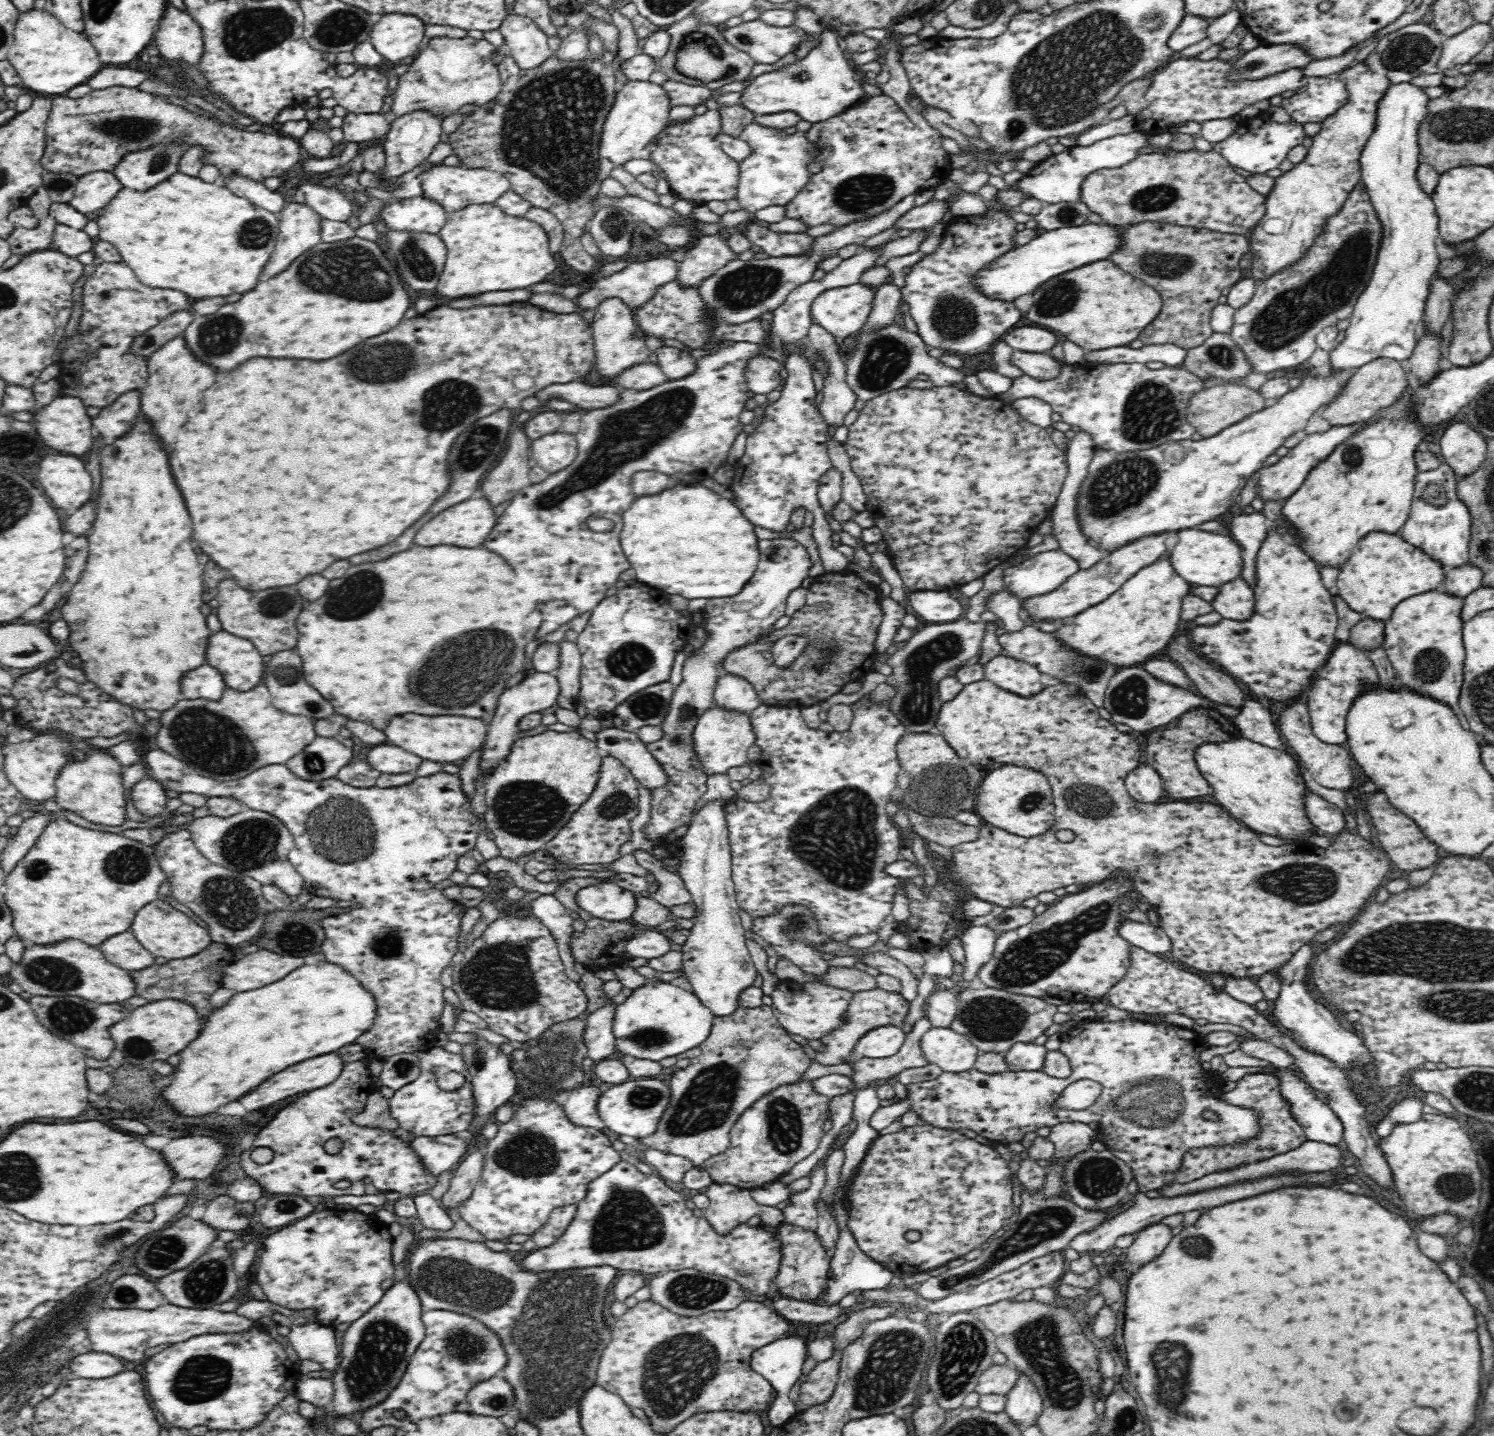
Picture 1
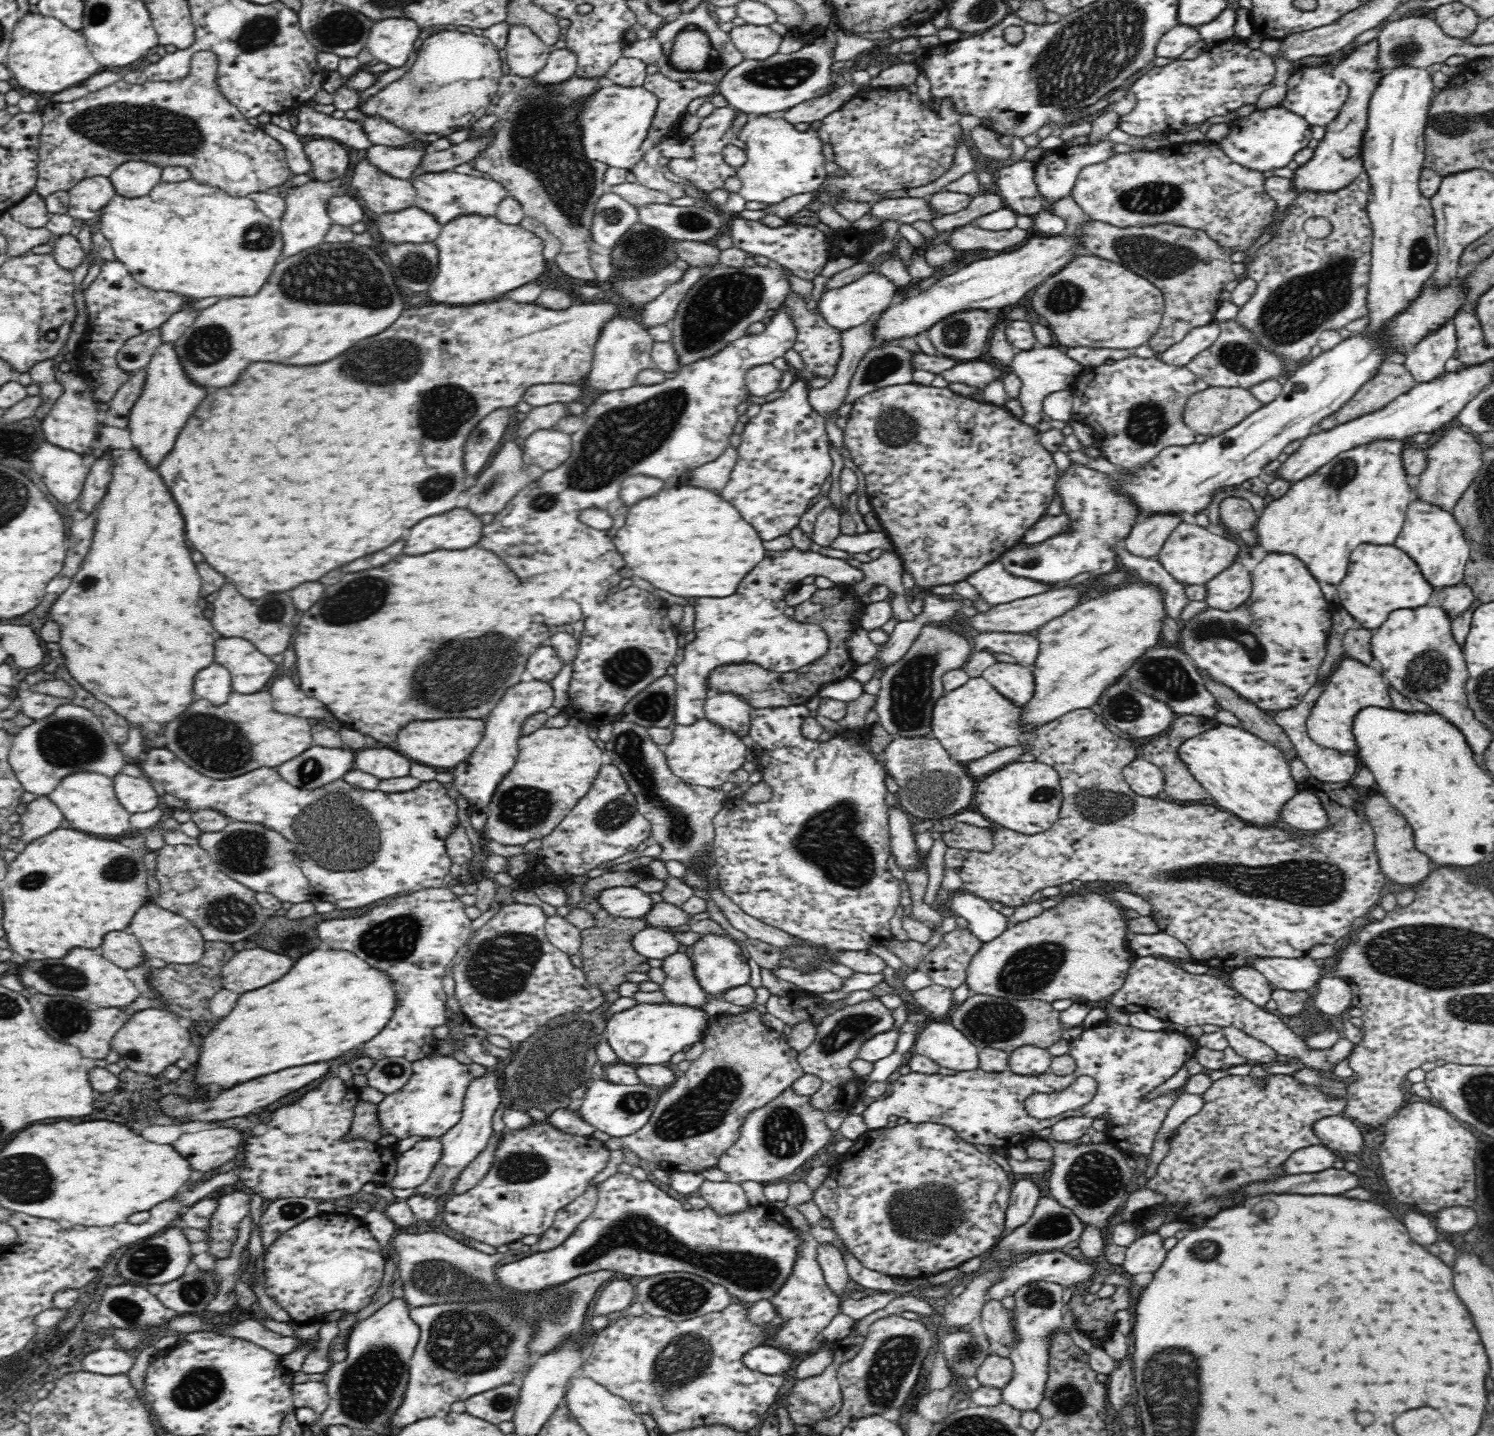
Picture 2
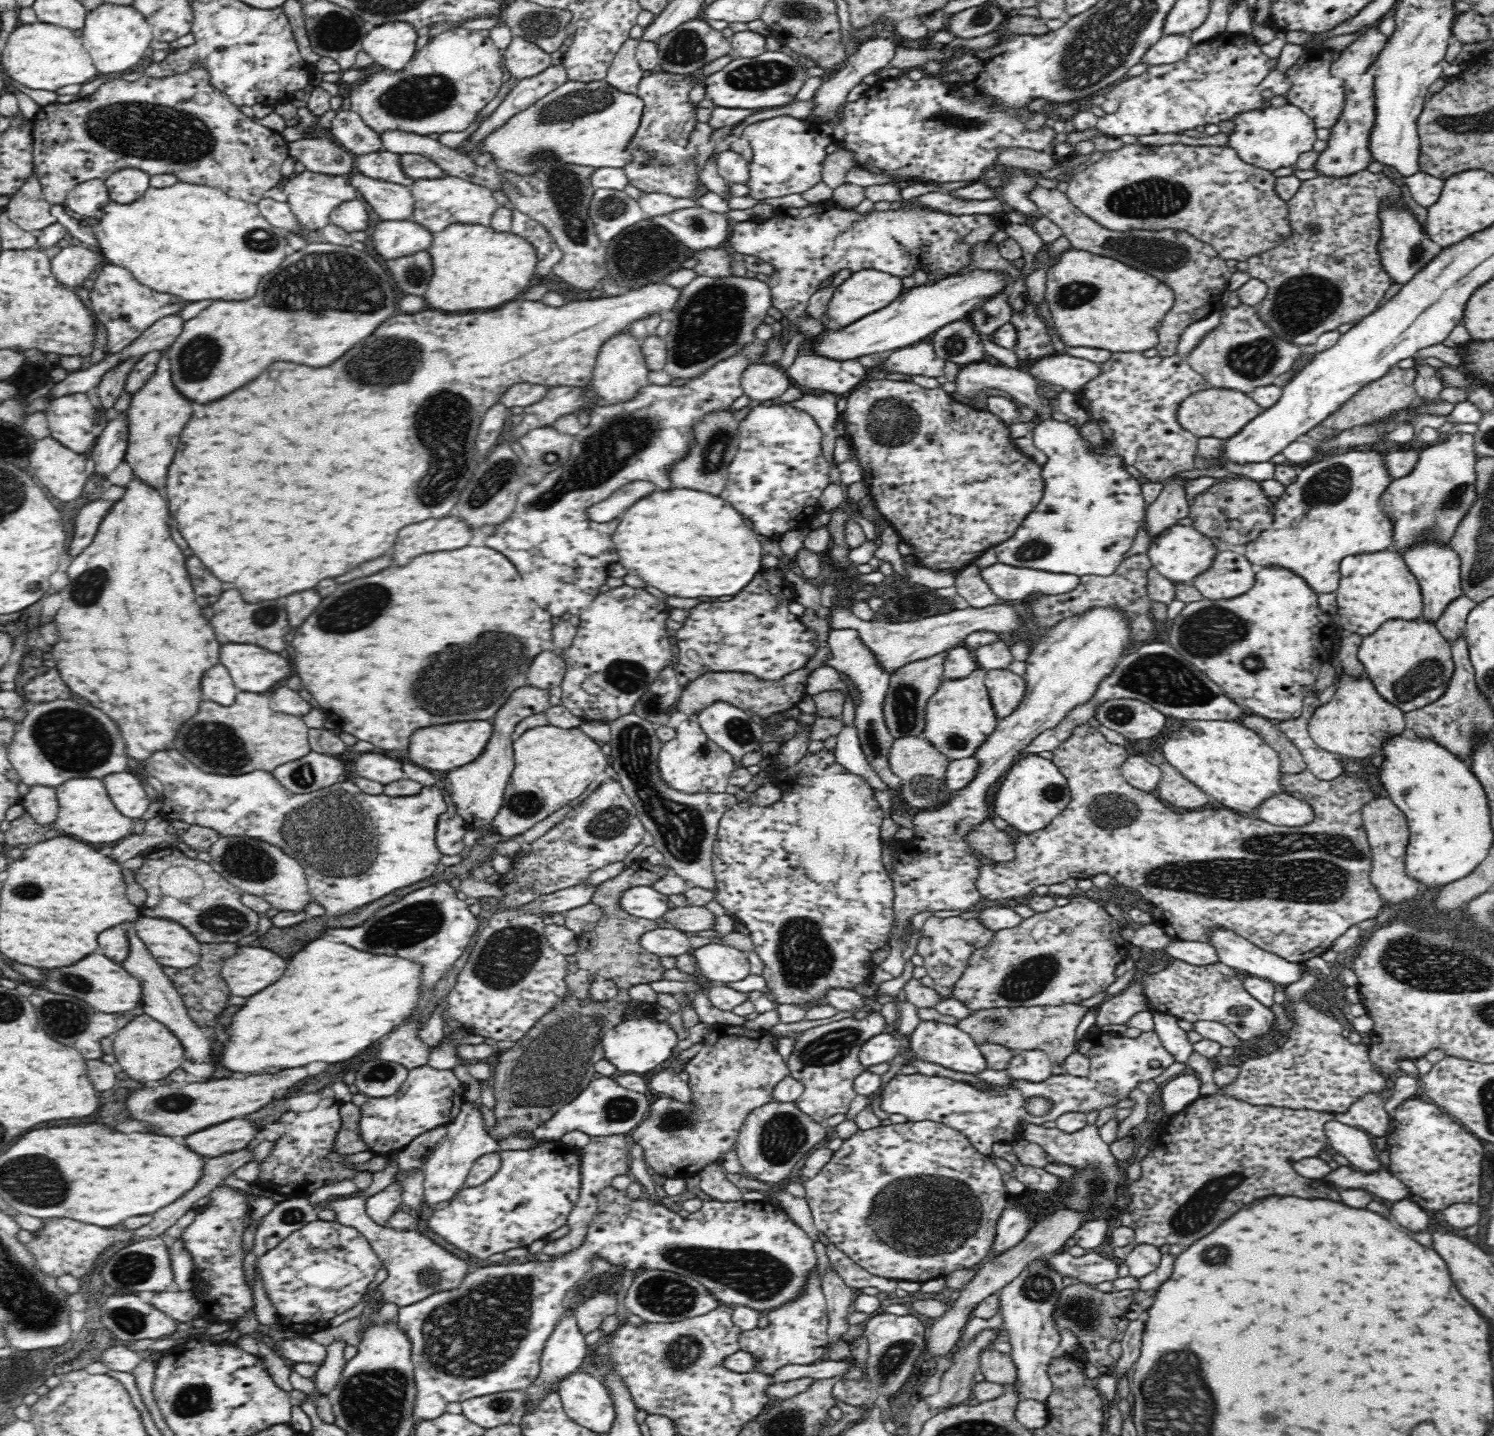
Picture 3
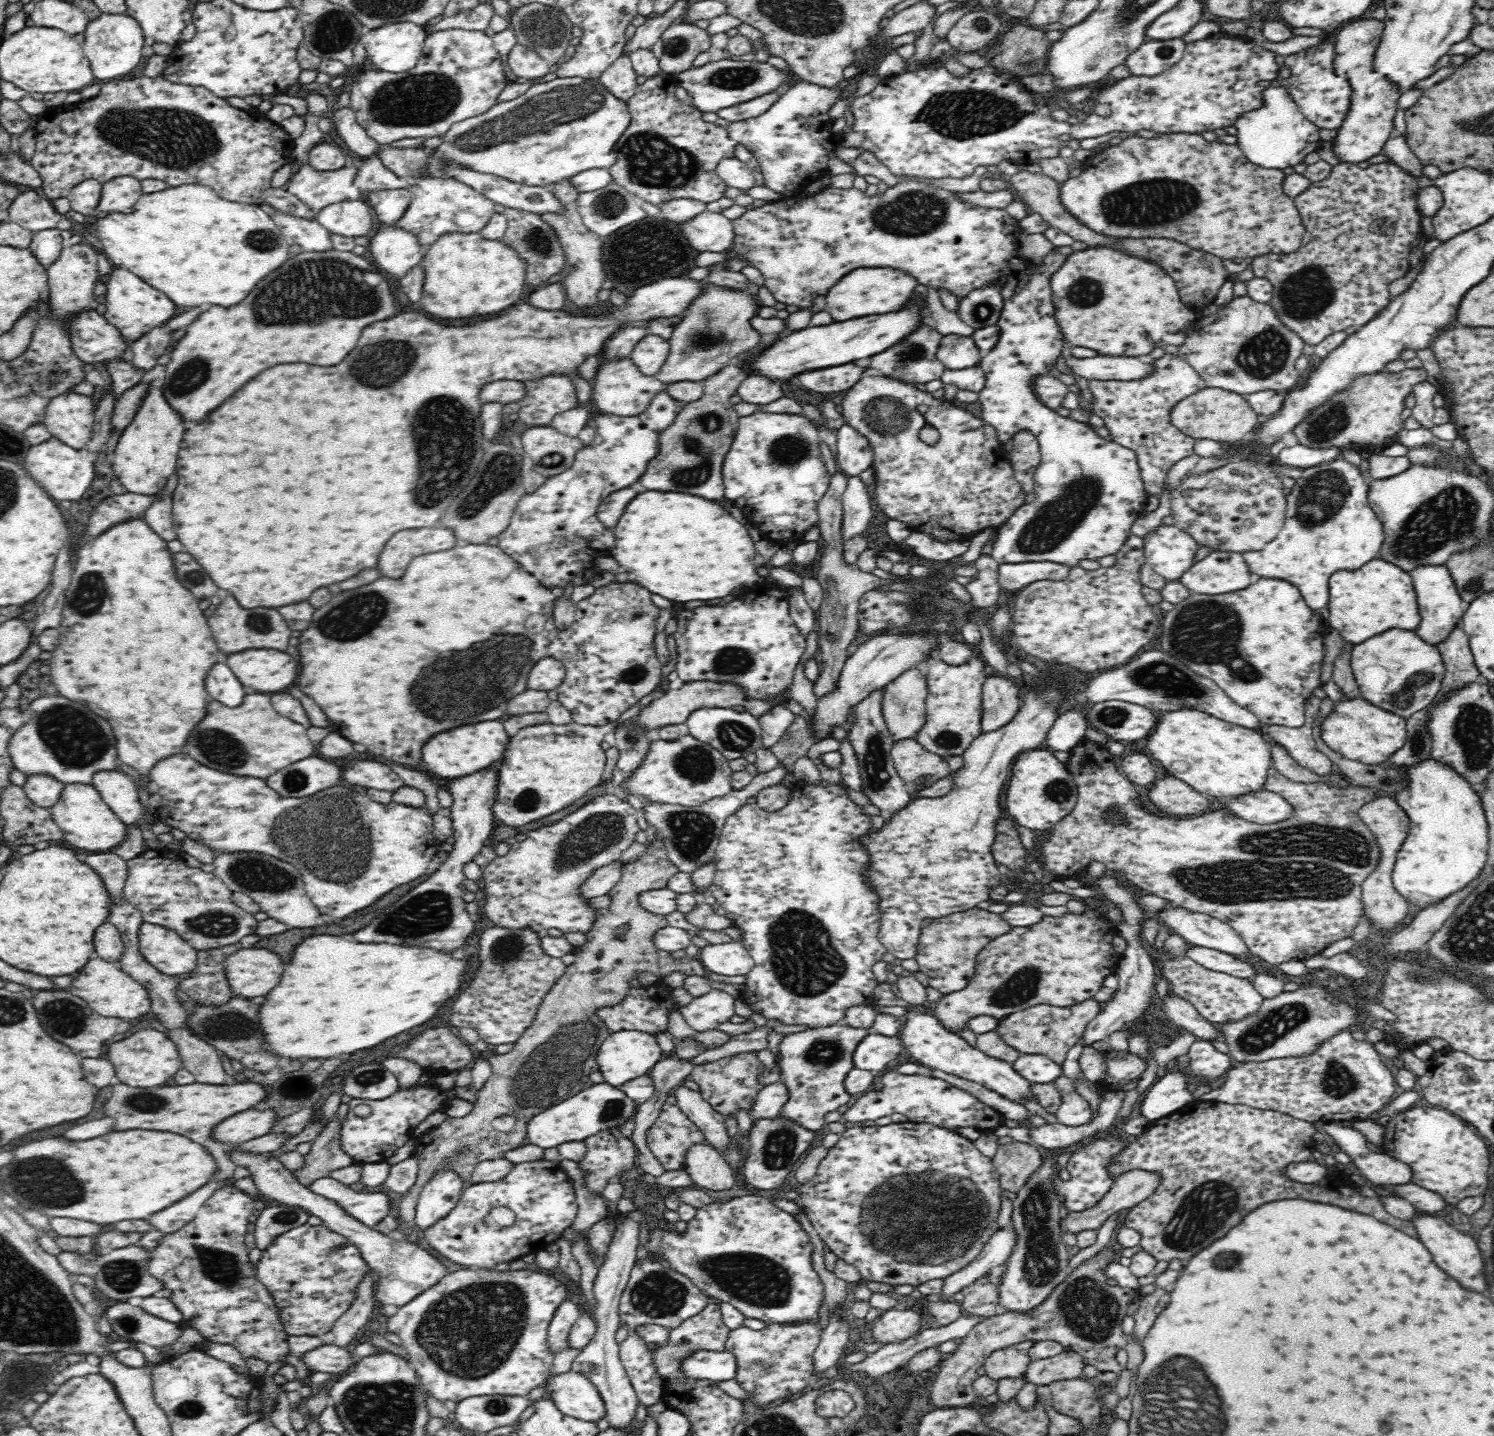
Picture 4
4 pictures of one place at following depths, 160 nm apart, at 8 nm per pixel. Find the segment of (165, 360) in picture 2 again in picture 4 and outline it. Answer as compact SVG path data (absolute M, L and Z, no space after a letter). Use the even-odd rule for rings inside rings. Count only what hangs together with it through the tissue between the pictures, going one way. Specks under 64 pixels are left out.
M161 381L148 384L146 396L133 421L122 432L116 452L112 456L113 472L128 493L156 495L166 486L168 478L176 470L180 442L186 428L180 414L176 414L176 410L172 410L172 406L168 404L161 386Z

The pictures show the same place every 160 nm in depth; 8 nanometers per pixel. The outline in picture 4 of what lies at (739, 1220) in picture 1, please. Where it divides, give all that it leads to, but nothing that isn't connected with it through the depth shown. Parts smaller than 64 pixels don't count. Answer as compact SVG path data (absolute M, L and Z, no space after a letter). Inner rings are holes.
M704 1144L692 1146L686 1154L685 1171L691 1176L693 1186L720 1192L734 1186L734 1176L722 1154Z

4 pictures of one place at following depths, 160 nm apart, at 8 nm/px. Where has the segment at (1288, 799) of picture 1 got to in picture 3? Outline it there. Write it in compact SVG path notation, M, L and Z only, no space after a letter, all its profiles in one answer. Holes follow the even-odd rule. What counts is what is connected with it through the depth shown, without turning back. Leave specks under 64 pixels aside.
M1189 720L1163 746L1166 760L1190 782L1202 788L1216 804L1240 813L1252 813L1268 798L1283 792L1280 755L1256 731L1232 720Z

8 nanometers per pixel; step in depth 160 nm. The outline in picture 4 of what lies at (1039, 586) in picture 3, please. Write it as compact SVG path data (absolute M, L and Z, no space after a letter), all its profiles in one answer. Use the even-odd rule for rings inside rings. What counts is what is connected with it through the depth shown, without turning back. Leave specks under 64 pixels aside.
M1026 562L1019 564L1000 564L998 566L998 585L1002 591L1017 593L1025 586L1039 580L1063 581L1070 575L1070 568L1050 562Z

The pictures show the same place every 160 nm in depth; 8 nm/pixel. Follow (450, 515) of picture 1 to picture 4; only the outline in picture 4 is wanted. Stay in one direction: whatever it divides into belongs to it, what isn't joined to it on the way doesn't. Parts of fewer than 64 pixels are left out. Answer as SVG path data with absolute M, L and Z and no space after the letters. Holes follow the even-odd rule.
M424 528L424 530L402 530L392 536L380 554L378 568L388 578L400 578L412 558L450 550L456 546L456 536L450 528Z

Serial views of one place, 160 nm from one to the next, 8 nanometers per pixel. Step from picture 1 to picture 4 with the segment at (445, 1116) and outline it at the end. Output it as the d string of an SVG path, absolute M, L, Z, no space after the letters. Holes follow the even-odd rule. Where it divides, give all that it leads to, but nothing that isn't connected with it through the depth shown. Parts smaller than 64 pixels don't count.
M420 1080L408 1089L400 1088L394 1095L382 1100L353 1098L349 1102L349 1111L341 1126L340 1141L342 1149L357 1164L386 1162L390 1156L413 1138L412 1132L432 1113L446 1112L452 1098L449 1091L442 1089L433 1080Z

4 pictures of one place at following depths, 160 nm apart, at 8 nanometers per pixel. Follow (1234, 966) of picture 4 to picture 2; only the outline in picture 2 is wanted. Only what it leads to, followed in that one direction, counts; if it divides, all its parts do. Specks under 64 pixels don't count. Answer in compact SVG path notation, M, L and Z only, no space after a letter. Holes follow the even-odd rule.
M1159 931L1157 933L1127 932L1127 943L1135 956L1168 956L1168 958L1190 958L1190 951L1177 938Z

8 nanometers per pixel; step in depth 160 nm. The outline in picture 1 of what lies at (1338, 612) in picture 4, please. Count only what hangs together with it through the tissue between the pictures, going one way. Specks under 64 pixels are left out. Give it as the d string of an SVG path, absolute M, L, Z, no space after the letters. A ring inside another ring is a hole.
M1368 532L1352 549L1349 560L1340 567L1338 595L1363 617L1387 621L1399 602L1412 596L1442 588L1445 569L1442 563L1404 541L1396 532Z

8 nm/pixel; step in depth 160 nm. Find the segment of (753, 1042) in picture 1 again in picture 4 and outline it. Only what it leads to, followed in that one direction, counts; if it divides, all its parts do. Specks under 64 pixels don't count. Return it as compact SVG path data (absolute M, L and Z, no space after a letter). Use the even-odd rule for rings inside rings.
M746 1052L720 1058L714 1062L696 1064L689 1078L699 1085L700 1094L711 1103L712 1109L724 1116L725 1120L729 1116L736 1119L736 1114L741 1110L751 1112L757 1095L766 1086L762 1083L762 1076L770 1074L770 1071L770 1068L758 1059L758 1054ZM670 1094L666 1099L656 1122L648 1129L646 1134L647 1146L654 1156L656 1156L656 1159L660 1161L665 1171L684 1170L686 1154L688 1154L688 1150L690 1150L692 1146L704 1144L710 1148L714 1148L706 1141L704 1133L699 1126L694 1124L694 1122L680 1110L673 1094Z

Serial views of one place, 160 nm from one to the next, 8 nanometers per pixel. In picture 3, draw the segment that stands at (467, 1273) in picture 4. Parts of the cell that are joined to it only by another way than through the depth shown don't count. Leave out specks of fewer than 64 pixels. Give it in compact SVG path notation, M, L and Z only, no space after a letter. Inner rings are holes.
M610 1184L599 1192L599 1208L586 1232L584 1242L566 1254L546 1261L512 1264L504 1261L499 1265L481 1267L469 1272L462 1286L456 1290L428 1295L420 1302L399 1307L397 1325L412 1340L411 1361L416 1383L413 1417L432 1420L446 1412L448 1402L462 1403L469 1398L506 1390L522 1391L522 1388L530 1386L540 1374L540 1358L547 1338L567 1314L568 1309L564 1306L566 1294L583 1280L596 1259L604 1259L614 1267L637 1273L650 1269L693 1277L722 1304L737 1304L763 1312L778 1308L800 1295L806 1274L817 1266L816 1252L812 1247L814 1240L780 1206L765 1201L718 1202L712 1199L704 1201L700 1210L682 1217L645 1194L633 1198L628 1196L626 1189L616 1189Z

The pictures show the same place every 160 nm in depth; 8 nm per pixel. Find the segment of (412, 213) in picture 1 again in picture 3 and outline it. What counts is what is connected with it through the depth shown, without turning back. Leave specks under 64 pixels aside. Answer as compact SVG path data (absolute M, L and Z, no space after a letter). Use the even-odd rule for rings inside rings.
M381 220L372 232L372 242L376 252L385 258L400 258L427 250L432 244L433 233L425 226L408 220Z

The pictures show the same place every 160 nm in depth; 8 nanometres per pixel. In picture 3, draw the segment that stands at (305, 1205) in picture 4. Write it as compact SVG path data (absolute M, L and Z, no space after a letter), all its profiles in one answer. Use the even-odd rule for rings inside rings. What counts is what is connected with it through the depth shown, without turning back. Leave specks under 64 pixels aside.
M396 1163L388 1165L385 1170L373 1175L371 1185L369 1189L363 1190L363 1195L330 1202L329 1208L336 1212L336 1220L340 1224L353 1226L359 1230L383 1262L387 1277L380 1284L378 1294L380 1302L394 1302L399 1307L403 1307L420 1302L420 1299L428 1298L428 1295L456 1290L458 1286L462 1286L462 1281L470 1272L470 1263L418 1231L410 1231L409 1228L400 1231L390 1226L380 1226L367 1215L365 1211L367 1198L390 1185L396 1174L396 1168L398 1168Z

